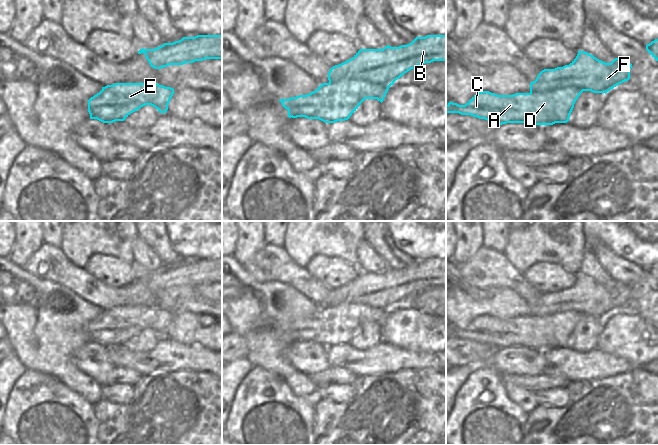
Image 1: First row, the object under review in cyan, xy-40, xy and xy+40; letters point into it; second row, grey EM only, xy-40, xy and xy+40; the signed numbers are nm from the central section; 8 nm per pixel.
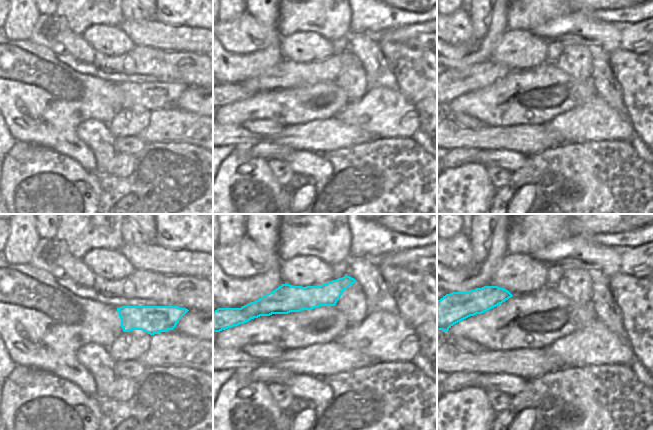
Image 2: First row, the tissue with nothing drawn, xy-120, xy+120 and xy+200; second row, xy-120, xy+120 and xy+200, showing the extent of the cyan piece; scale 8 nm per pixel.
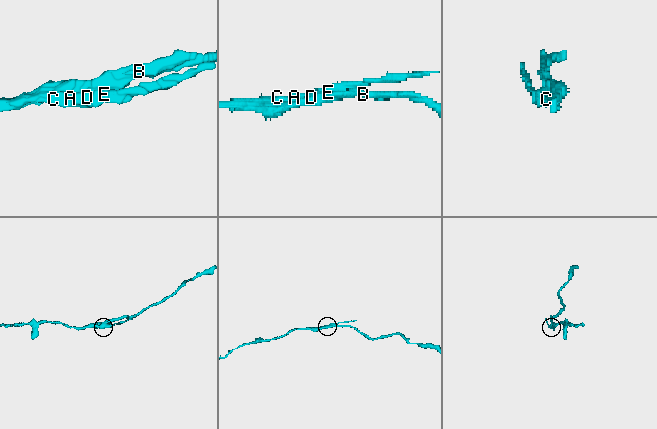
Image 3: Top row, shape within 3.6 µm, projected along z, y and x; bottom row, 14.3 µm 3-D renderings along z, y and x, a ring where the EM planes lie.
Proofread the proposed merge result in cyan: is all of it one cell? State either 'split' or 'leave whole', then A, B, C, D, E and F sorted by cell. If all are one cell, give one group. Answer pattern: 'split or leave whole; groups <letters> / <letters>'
split; groups A C D E / B F

